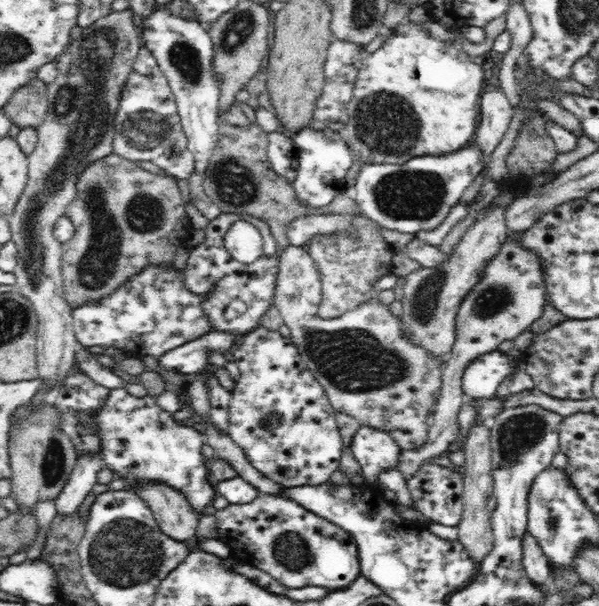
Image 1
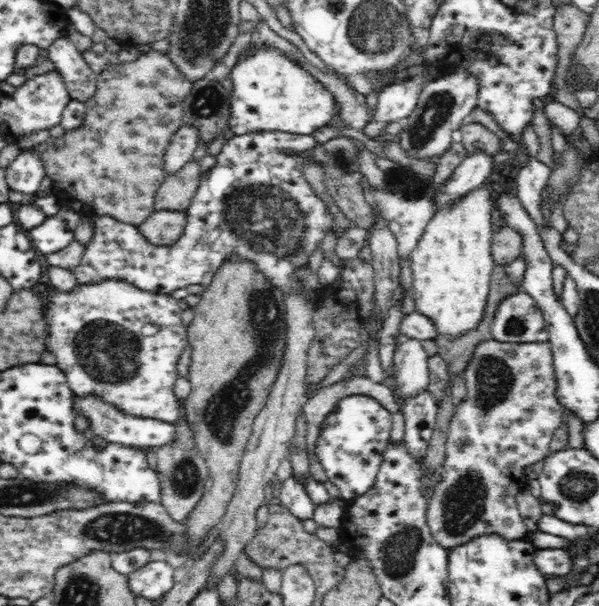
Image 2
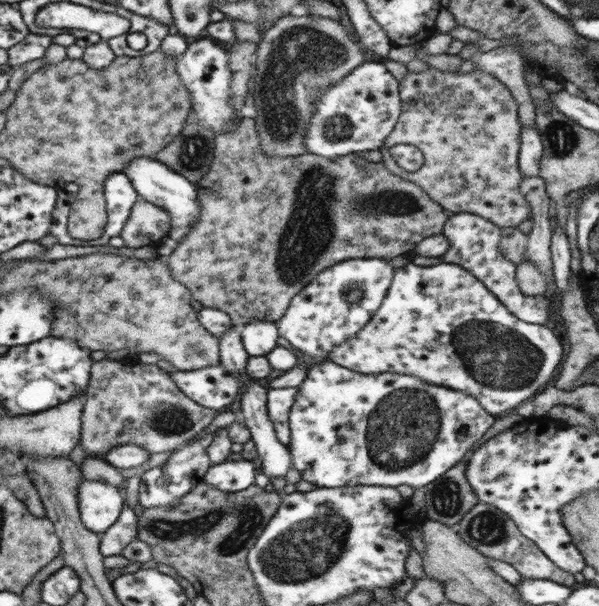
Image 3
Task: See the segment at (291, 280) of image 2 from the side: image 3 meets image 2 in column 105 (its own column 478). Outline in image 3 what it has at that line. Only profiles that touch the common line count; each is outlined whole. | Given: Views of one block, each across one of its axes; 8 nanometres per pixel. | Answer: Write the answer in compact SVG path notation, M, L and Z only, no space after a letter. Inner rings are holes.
M469 213L451 214L449 220L443 225L443 235L450 241L450 248L444 256L436 258L416 255L413 263L418 266L428 267L440 263L462 266L475 276L488 290L492 291L498 300L516 318L530 324L544 324L548 322L549 312L552 312L553 301L545 295L526 296L518 286L516 280L516 265L506 260L500 252L500 239L502 239L501 227L492 222Z

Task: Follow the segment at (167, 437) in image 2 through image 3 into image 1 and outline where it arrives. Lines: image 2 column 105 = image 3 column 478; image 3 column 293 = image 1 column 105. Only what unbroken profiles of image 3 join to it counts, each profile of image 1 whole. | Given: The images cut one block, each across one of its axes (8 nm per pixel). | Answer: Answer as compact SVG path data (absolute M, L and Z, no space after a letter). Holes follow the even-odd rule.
M124 387L110 390L106 404L100 410L78 412L78 419L84 425L90 425L90 430L100 437L100 451L104 455L104 468L112 470L114 476L122 477L127 490L133 490L134 485L162 481L180 491L192 509L203 516L203 510L216 496L214 484L209 478L207 461L202 456L204 435L192 426L183 425L172 418L172 413L162 410L155 397L146 395L134 397Z

